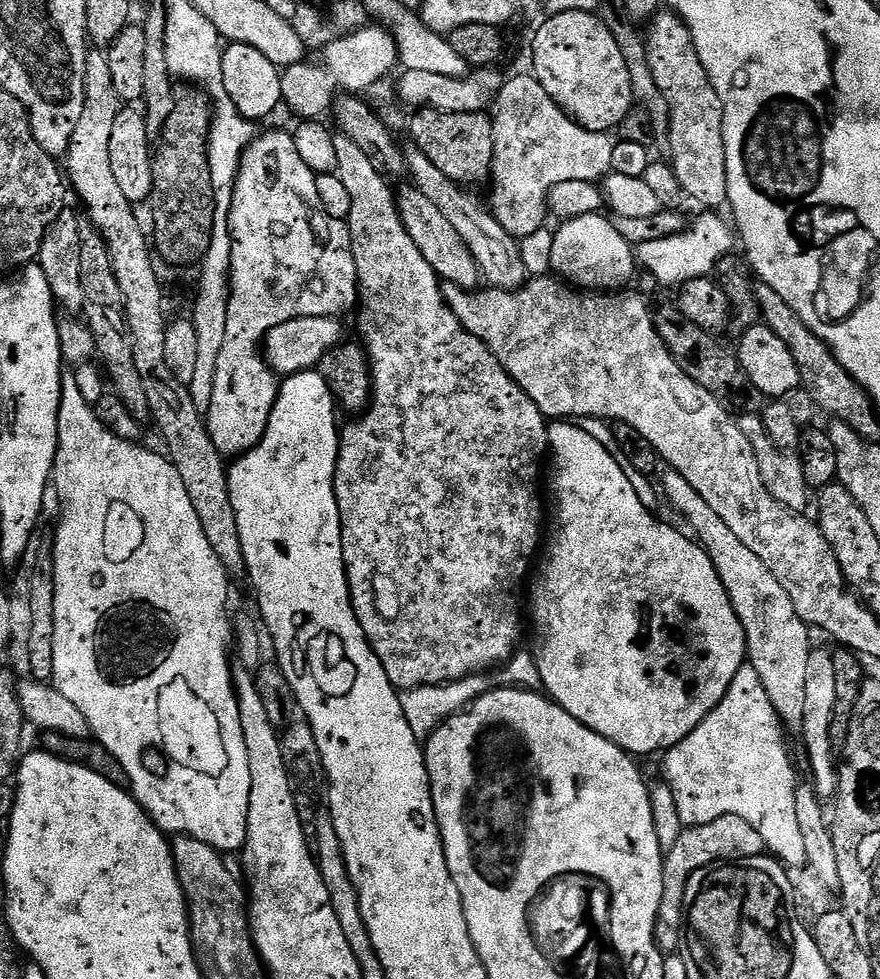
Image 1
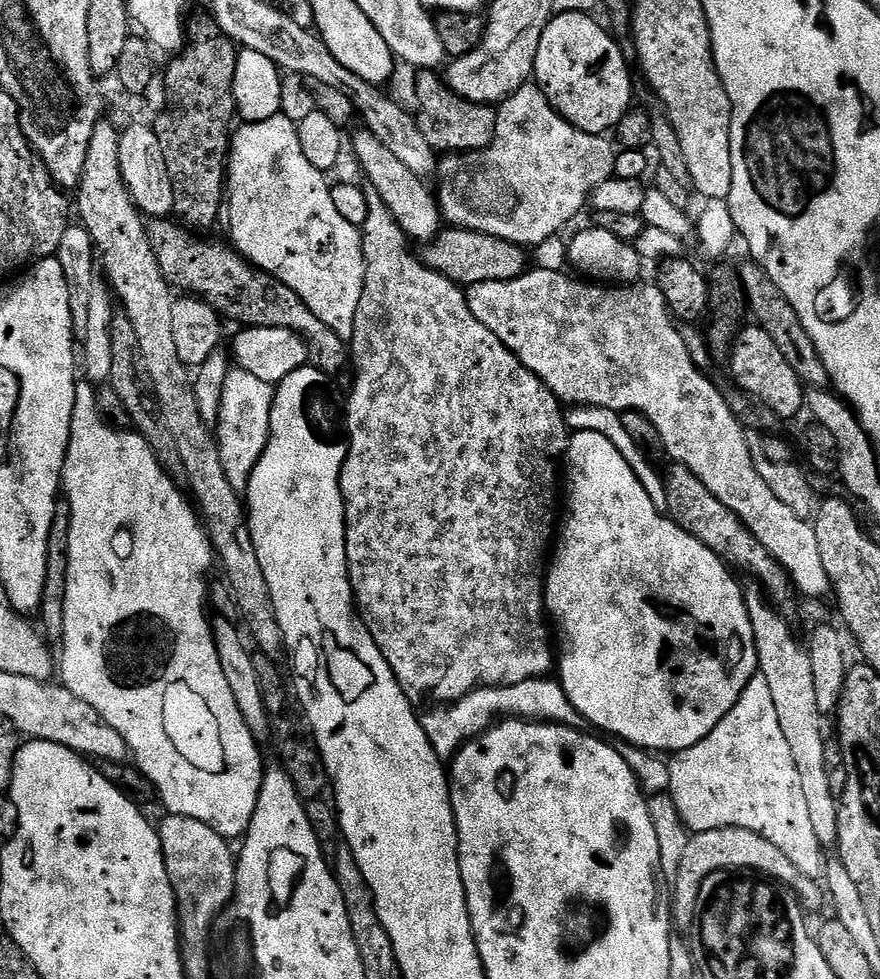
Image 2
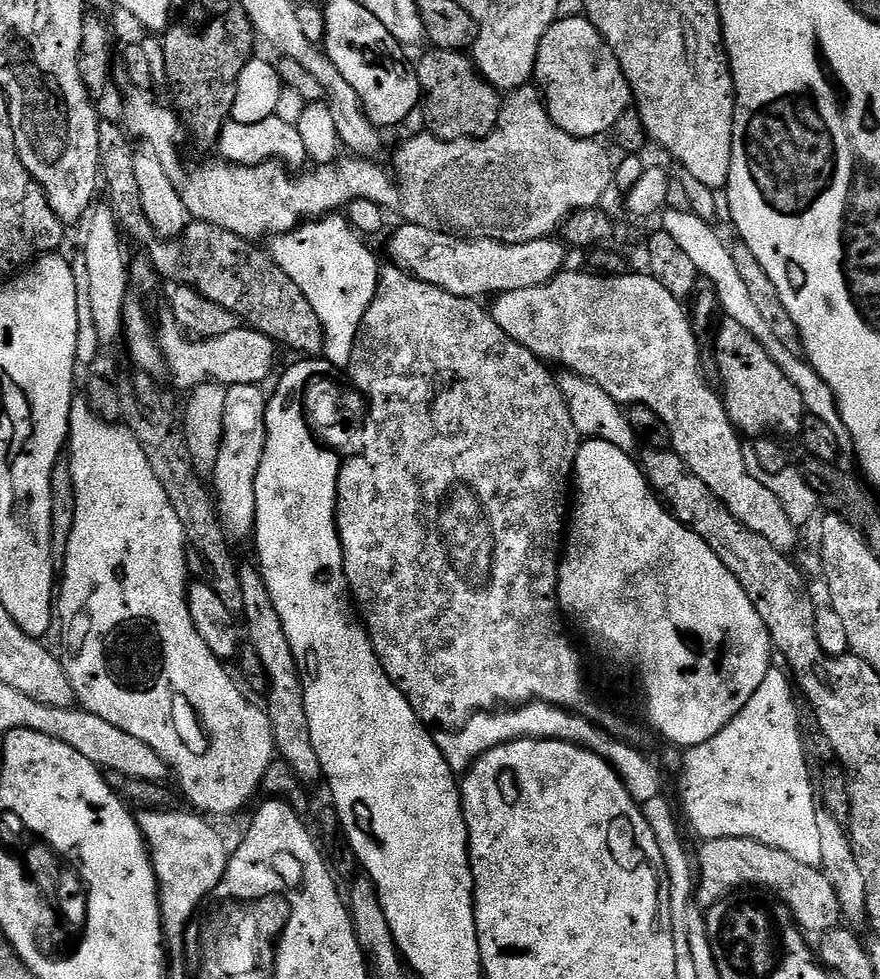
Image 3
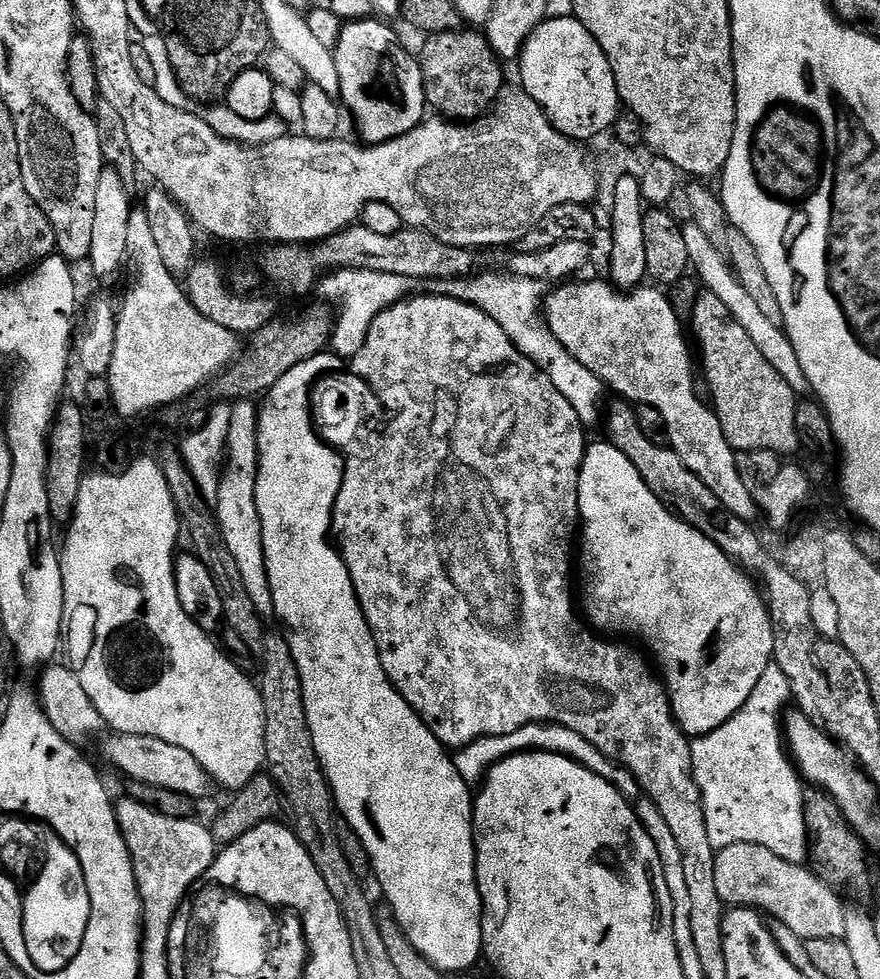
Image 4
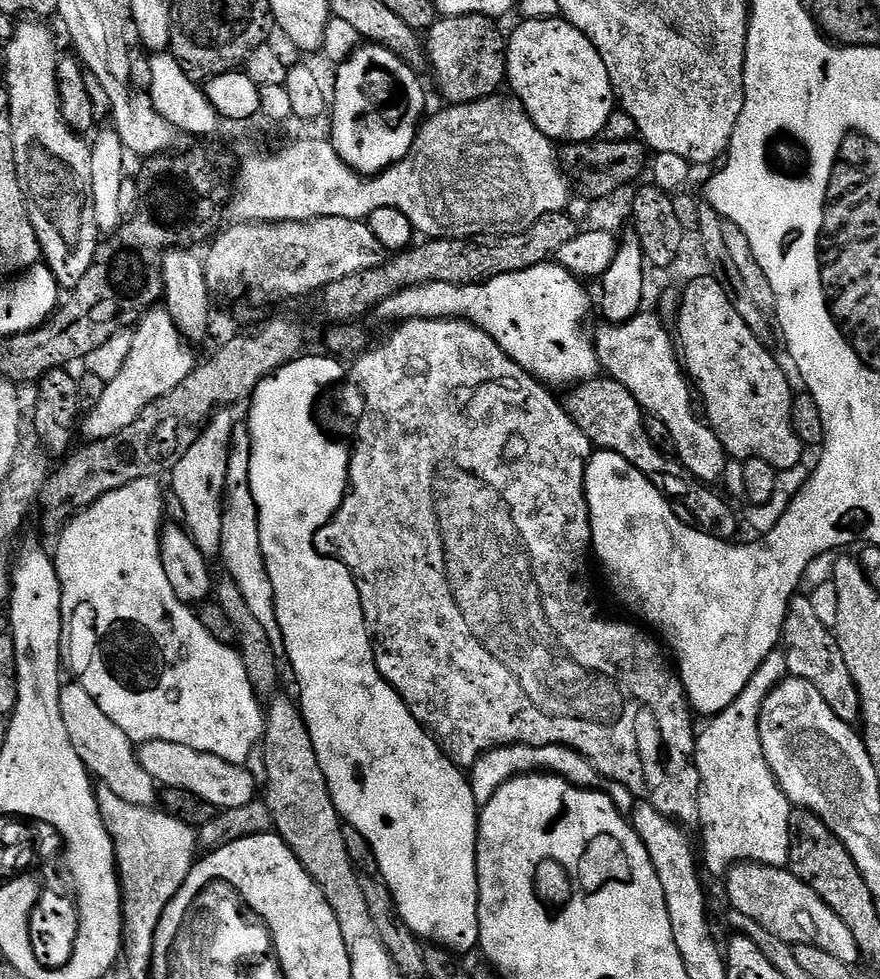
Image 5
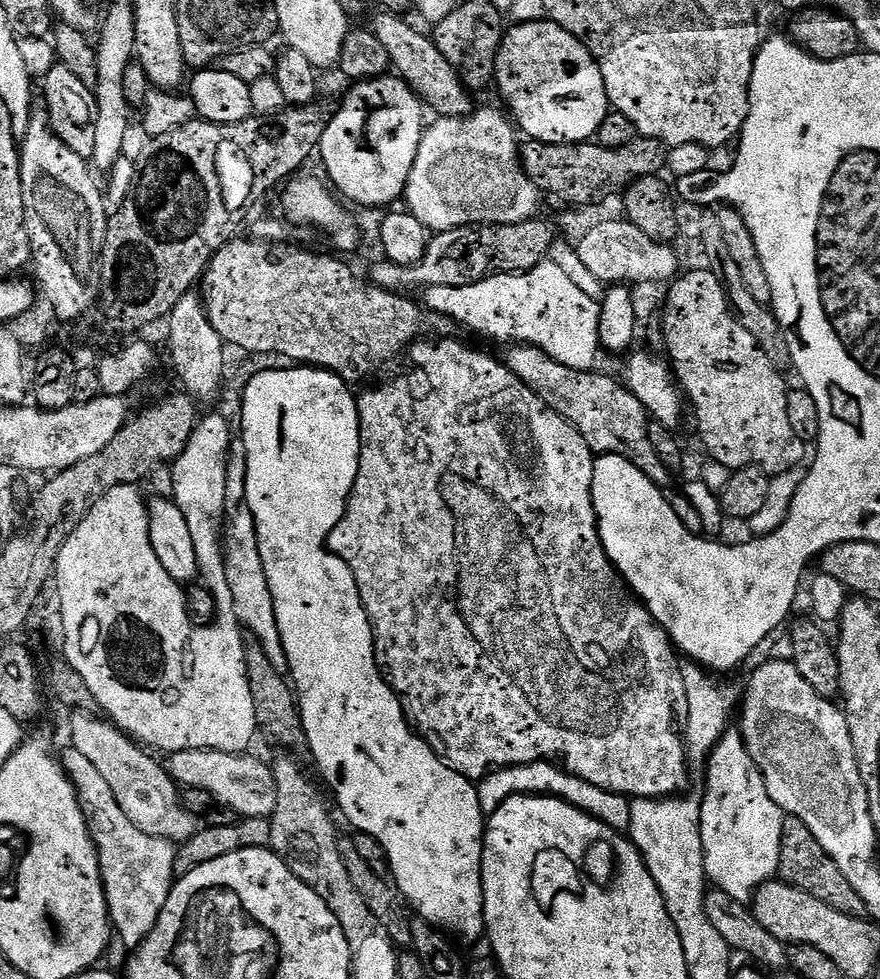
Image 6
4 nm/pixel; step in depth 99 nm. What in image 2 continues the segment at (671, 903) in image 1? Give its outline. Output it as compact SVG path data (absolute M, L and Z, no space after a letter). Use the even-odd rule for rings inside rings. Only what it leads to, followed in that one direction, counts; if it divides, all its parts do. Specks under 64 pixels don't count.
M719 828L689 835L686 850L682 850L682 862L674 877L676 892L680 896L695 898L700 895L700 884L710 874L736 868L749 868L752 871L749 873L759 874L791 890L805 909L818 907L820 896L822 900L821 885L801 874L798 866L794 866L794 862L790 862L790 858L786 858L786 854L782 854L774 842L766 842L766 838L754 834L754 830L741 828Z

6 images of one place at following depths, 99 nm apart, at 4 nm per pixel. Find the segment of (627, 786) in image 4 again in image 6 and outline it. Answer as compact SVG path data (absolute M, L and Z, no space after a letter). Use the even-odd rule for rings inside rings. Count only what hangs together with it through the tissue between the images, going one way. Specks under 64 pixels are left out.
M539 760L533 764L519 764L509 768L497 768L496 771L488 773L483 780L476 784L476 793L480 809L485 817L494 814L506 798L515 796L556 796L559 800L564 800L567 804L573 804L578 810L598 818L606 826L616 829L617 832L627 833L630 826L630 806L632 800L627 796L619 796L617 792L603 792L598 786L590 786L582 778L572 776L565 772L559 764L553 764L547 760Z

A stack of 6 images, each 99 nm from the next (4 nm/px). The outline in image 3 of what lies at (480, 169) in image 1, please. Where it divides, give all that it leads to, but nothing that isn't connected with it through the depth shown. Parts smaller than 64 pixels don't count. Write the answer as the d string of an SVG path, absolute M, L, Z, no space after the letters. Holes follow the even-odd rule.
M436 48L414 64L420 83L424 124L439 140L481 140L498 126L502 96L496 87L485 82L475 64L465 53Z

